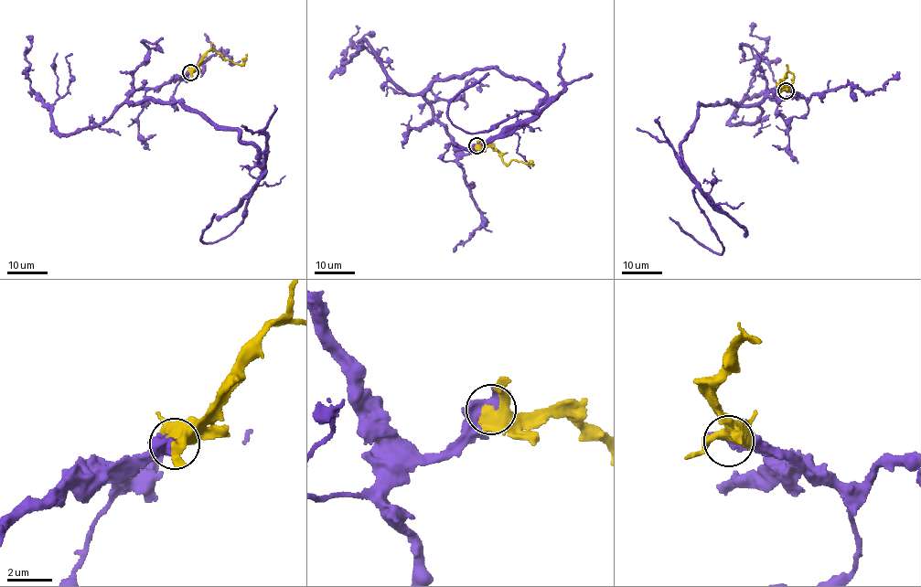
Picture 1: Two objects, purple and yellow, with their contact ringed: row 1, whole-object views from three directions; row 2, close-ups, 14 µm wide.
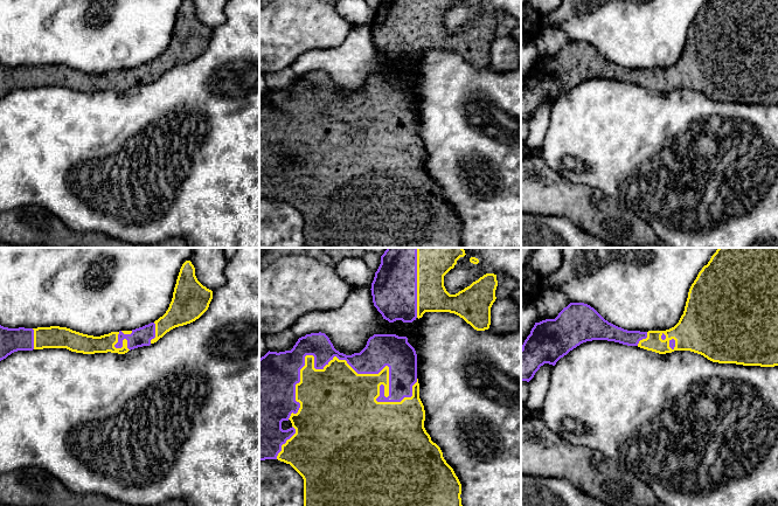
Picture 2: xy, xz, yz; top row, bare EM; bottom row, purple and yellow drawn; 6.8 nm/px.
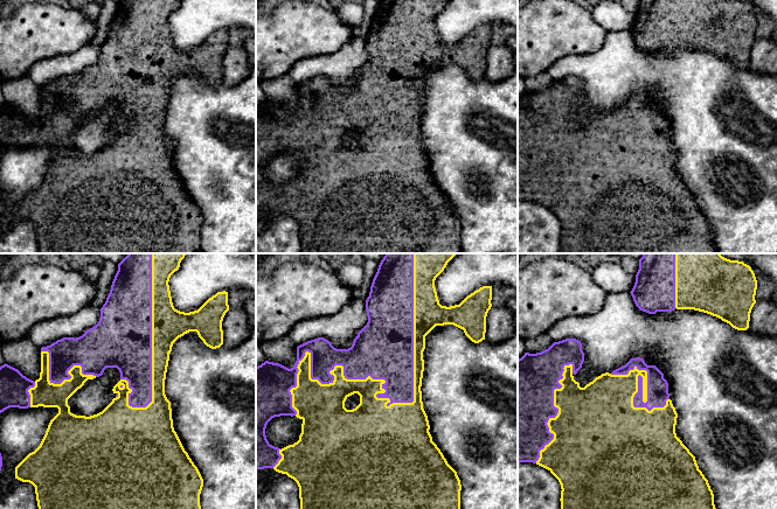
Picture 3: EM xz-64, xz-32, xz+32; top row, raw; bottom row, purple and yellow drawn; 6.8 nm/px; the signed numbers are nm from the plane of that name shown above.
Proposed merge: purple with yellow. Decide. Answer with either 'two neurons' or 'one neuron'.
one neuron

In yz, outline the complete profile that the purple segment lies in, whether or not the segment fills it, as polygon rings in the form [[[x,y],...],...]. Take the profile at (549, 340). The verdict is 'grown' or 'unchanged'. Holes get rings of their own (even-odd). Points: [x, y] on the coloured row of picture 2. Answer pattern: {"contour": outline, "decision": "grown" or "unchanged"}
{"contour": [[[718,248],[692,284],[679,323],[666,331],[627,331],[605,320],[588,304],[570,303],[555,319],[535,323],[521,348],[521,382],[529,382],[544,363],[555,366],[570,351],[592,340],[638,346],[659,354],[690,351],[718,363],[778,366],[778,248]]], "decision": "grown"}

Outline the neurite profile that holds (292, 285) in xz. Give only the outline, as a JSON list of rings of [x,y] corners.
[[[279,257],[259,270],[259,334],[278,334],[289,330],[305,313],[338,309],[345,304],[353,289],[339,276],[335,268],[314,257]]]

